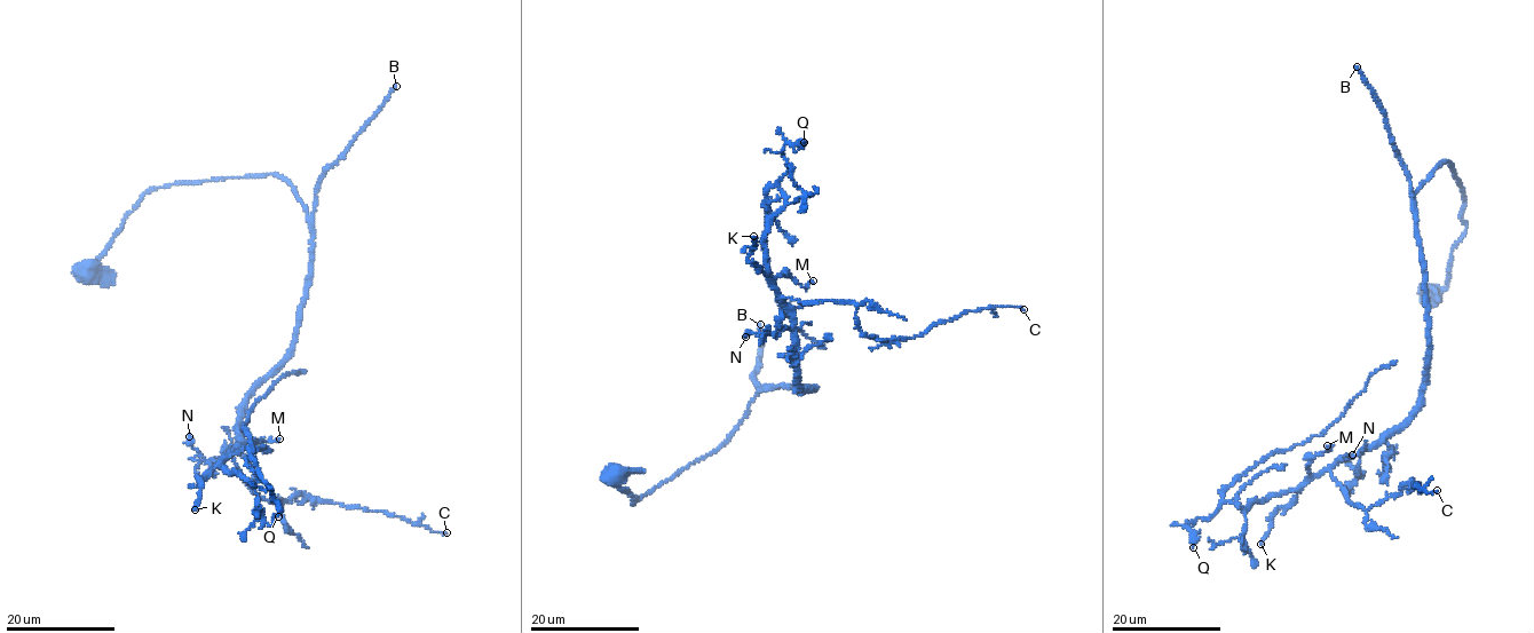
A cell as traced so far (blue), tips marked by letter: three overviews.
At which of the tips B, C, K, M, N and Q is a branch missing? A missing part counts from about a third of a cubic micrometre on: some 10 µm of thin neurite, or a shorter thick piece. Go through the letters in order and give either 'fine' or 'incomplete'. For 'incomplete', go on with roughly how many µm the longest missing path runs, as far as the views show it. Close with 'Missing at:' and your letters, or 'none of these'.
B: incomplete | 400 µm
C: fine
K: incomplete | 20 µm
M: fine
N: fine
Q: fine
Missing at: B, K

